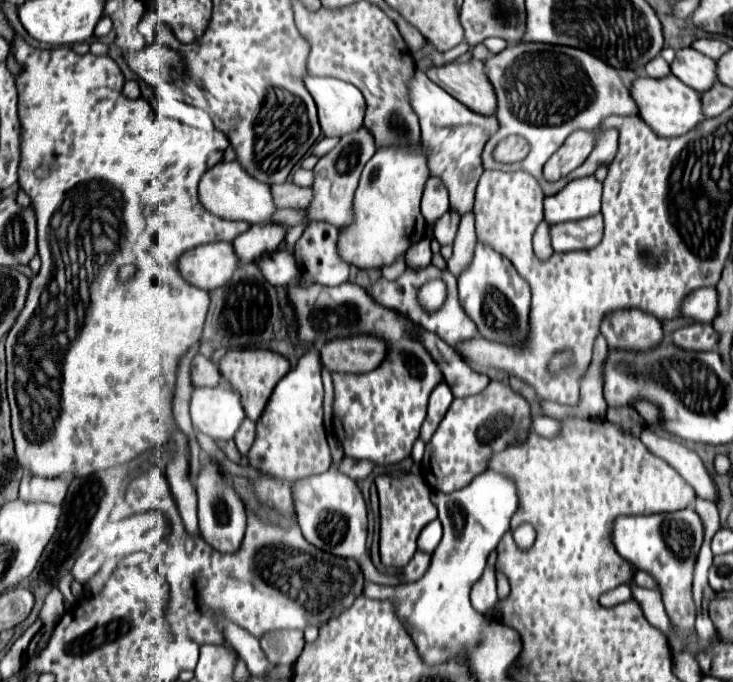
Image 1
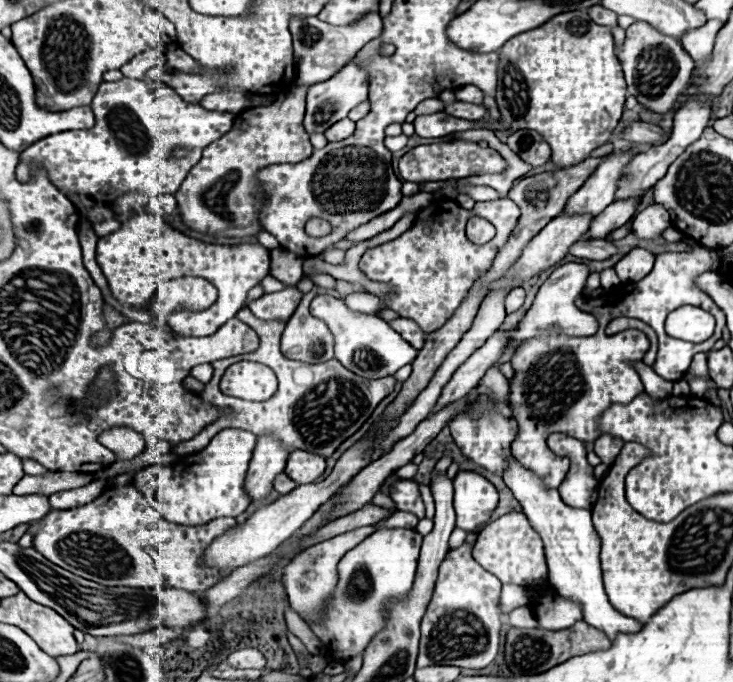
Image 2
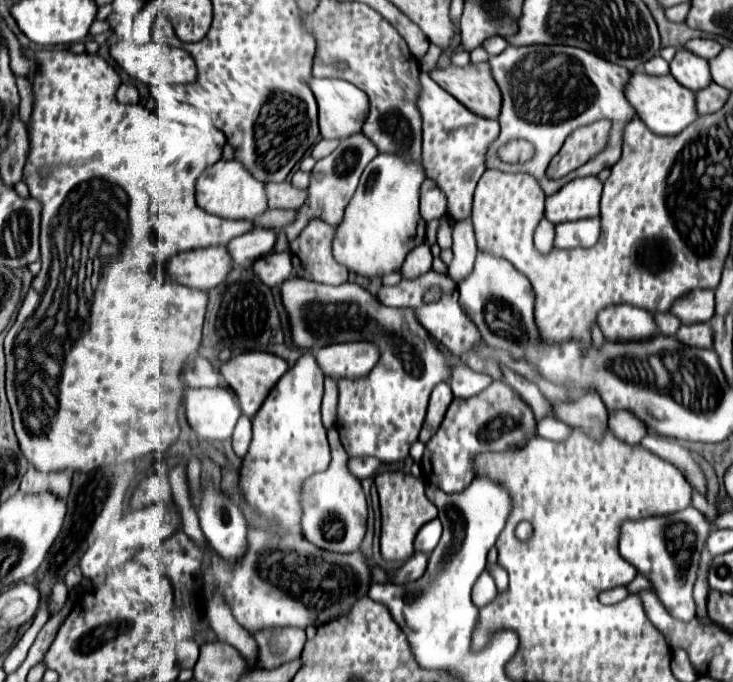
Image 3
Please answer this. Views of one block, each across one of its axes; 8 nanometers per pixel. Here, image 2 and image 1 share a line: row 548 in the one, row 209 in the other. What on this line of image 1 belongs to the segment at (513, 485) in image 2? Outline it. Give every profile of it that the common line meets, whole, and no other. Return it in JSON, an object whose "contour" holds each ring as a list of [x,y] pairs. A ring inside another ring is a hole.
{"contour":[[[594,176],[572,180],[564,190],[544,200],[544,220],[560,224],[594,216],[600,212],[600,196],[602,184]]]}

